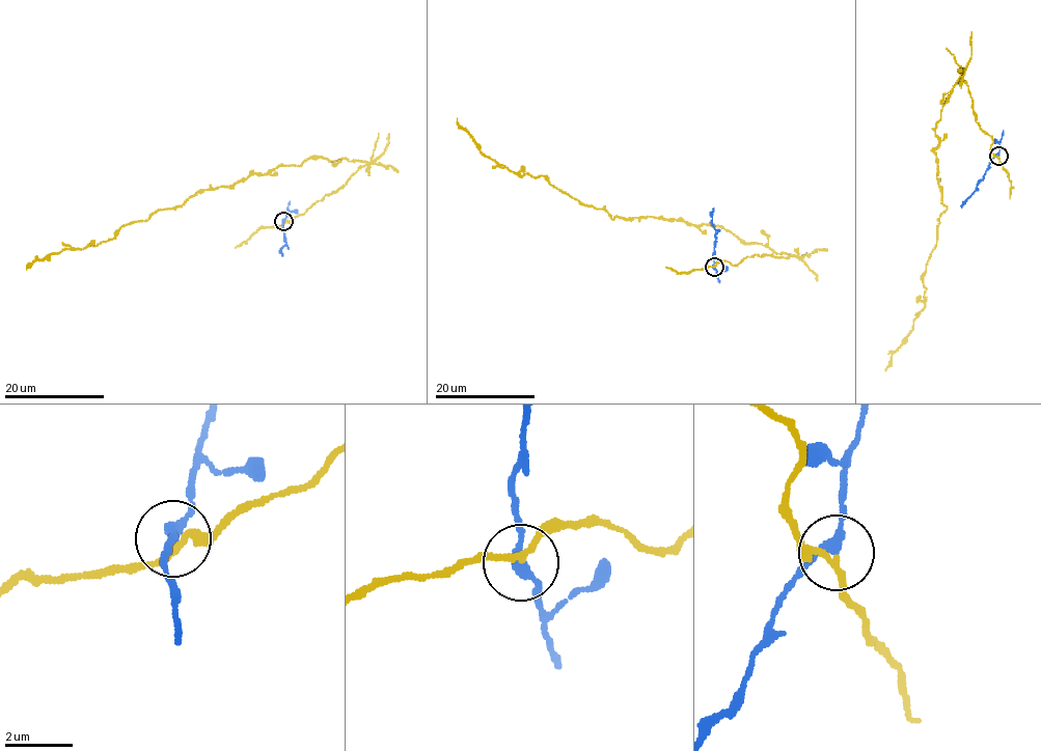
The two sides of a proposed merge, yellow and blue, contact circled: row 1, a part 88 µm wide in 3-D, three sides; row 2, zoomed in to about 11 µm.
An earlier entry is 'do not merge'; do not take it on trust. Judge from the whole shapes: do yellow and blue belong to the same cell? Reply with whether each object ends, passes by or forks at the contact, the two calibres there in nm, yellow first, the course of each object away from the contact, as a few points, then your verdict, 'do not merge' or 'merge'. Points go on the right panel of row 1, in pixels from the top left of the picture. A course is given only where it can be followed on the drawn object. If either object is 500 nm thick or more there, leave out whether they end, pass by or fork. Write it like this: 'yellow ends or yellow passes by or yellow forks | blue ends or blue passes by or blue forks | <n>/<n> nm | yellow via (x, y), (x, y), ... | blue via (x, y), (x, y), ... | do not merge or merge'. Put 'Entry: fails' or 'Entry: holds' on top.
Entry: holds
yellow passes by | blue passes by | 160/240 nm | yellow via (997, 157), (975, 119), (962, 76), (935, 126), (936, 178), (947, 207), (927, 261), (925, 306), (885, 371) | blue via (997, 156), (961, 206) | do not merge

